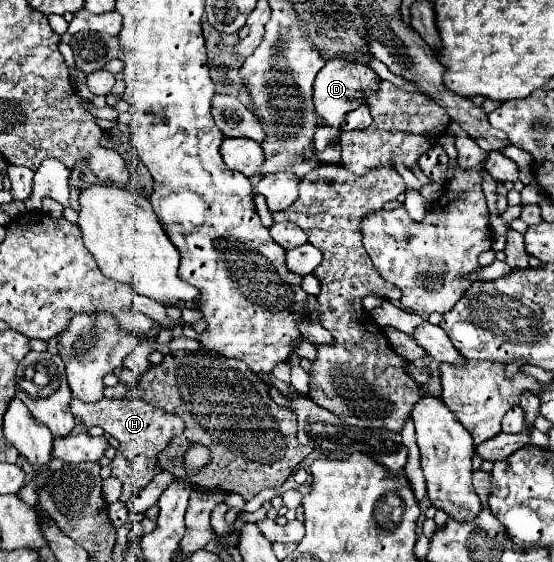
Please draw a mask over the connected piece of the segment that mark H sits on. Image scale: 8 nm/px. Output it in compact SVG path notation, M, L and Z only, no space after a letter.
M75 397L71 401L71 413L85 427L99 425L105 429L105 433L119 441L117 455L111 461L111 475L123 483L123 493L119 499L121 503L129 503L129 497L135 491L151 483L151 479L161 471L157 455L169 445L171 437L183 431L183 421L179 417L139 399L101 399L95 403L85 403Z

